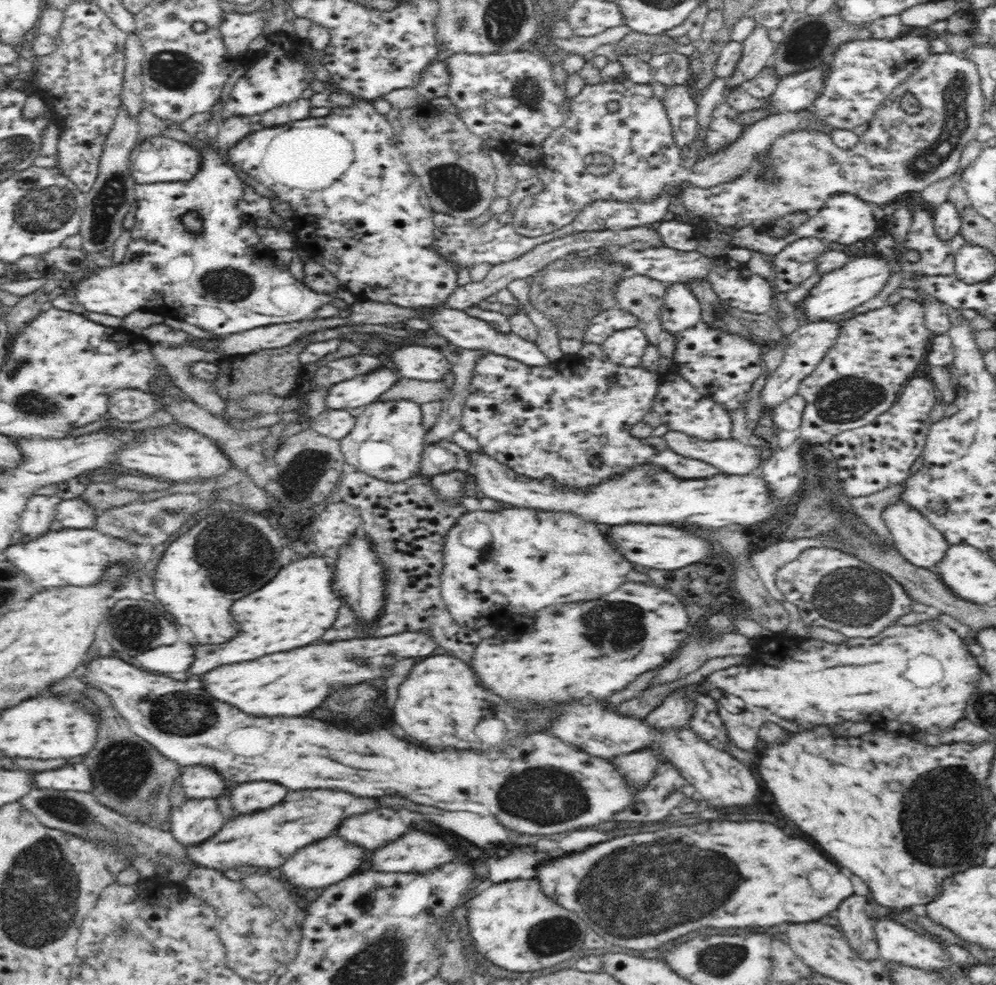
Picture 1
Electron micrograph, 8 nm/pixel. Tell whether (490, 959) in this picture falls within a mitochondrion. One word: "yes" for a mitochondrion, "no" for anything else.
no

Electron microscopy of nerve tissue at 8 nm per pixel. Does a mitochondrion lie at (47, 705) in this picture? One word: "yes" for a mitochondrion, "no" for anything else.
no

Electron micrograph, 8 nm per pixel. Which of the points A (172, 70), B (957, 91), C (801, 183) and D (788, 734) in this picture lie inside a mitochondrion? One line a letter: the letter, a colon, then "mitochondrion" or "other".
A: mitochondrion
B: mitochondrion
C: mitochondrion
D: other

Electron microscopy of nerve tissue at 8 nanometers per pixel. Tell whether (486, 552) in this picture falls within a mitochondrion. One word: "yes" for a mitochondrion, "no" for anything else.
yes

